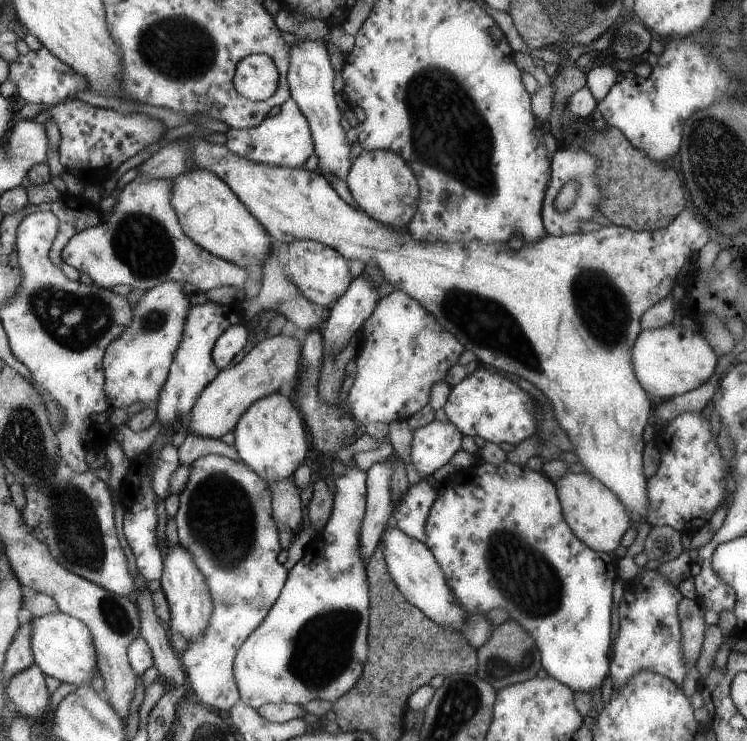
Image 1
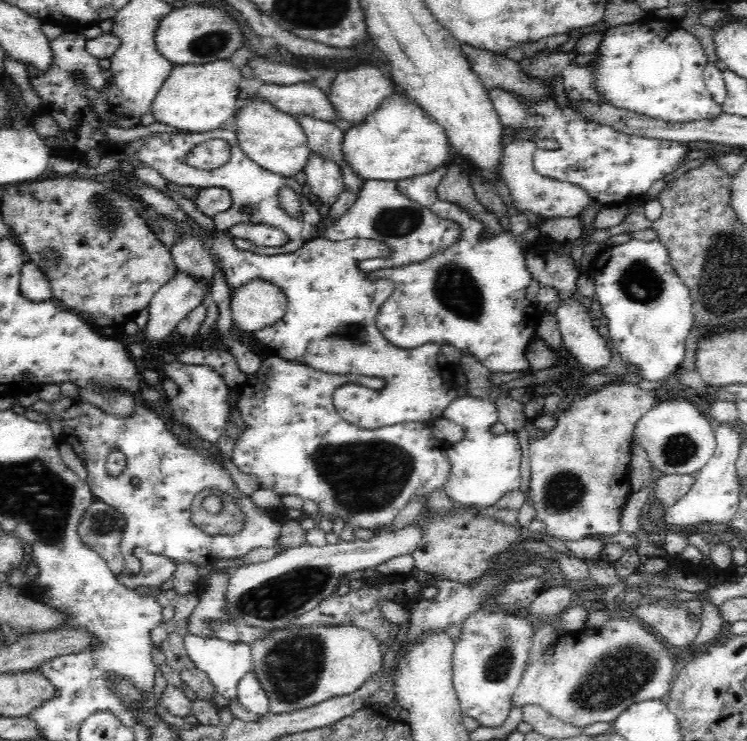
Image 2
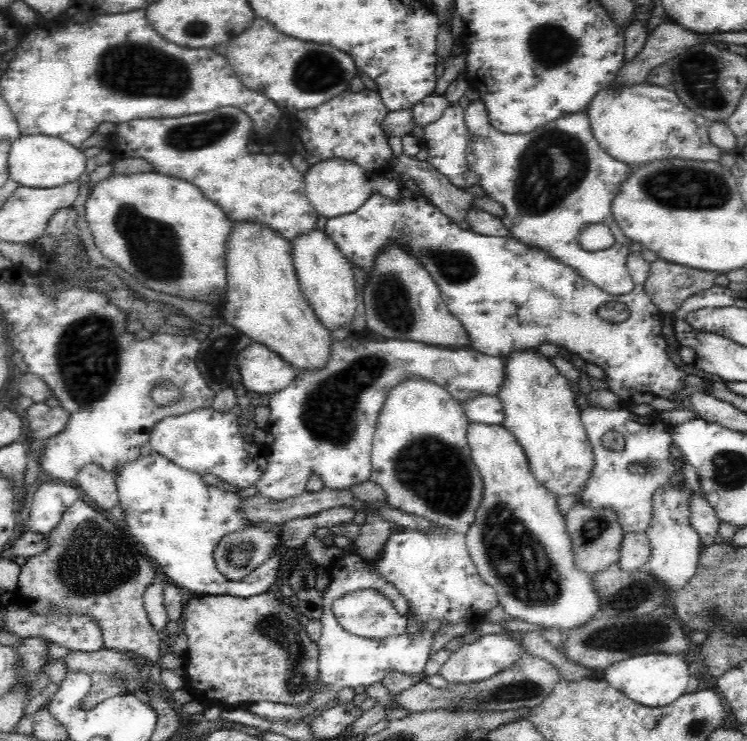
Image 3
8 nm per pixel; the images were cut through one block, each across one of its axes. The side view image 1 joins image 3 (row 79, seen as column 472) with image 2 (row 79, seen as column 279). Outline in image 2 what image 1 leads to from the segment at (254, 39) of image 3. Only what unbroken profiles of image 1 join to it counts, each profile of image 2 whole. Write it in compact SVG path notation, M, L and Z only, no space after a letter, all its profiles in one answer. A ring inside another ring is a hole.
M216 60L204 66L198 64L174 66L172 74L152 100L150 114L154 114L158 122L164 122L184 132L192 134L214 132L220 130L220 124L236 118L236 96L244 84L248 82L242 70L234 68L232 60Z

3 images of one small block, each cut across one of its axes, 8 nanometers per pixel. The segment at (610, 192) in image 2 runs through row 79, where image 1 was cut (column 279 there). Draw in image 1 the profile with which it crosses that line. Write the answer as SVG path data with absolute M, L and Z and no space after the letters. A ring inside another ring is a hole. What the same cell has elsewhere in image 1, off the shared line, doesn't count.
M211 454L191 466L191 480L181 494L181 510L173 520L181 544L193 550L207 576L215 600L209 626L197 640L189 642L181 662L189 676L193 698L227 714L241 700L235 676L237 654L265 622L291 576L279 562L285 546L273 510L273 492L269 482L245 462Z

